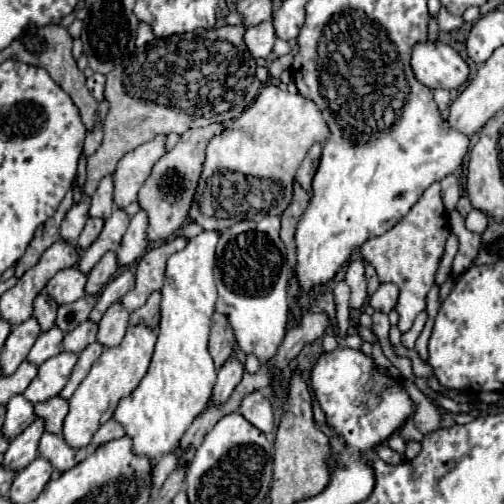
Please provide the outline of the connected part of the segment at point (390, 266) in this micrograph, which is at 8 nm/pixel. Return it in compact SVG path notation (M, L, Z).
M439 182L431 184L417 204L403 216L391 230L381 236L369 238L361 248L361 256L367 264L371 264L381 282L393 282L399 288L399 300L395 310L399 312L399 330L407 332L419 312L425 310L425 296L435 284L435 274L439 268L439 260L443 256L445 240L451 234L449 216L443 208Z

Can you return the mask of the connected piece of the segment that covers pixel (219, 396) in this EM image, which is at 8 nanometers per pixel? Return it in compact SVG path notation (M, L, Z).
M229 358L221 370L217 372L217 382L213 388L213 398L211 404L213 406L221 406L231 398L231 392L235 390L235 386L241 382L243 376L243 366L237 358Z

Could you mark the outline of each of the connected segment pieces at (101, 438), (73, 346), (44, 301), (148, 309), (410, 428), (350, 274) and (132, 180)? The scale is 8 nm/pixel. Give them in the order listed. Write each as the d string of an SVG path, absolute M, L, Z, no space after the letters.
M113 418L111 420L107 420L99 430L97 430L97 434L93 436L93 446L101 446L101 444L105 444L105 442L109 442L109 440L115 440L115 438L121 438L121 436L125 436L125 430L123 430L123 426L119 426L119 422L115 422Z
M87 320L83 324L79 324L73 332L65 334L63 338L63 350L67 352L83 352L91 342L95 342L95 336L97 336L97 324Z
M39 294L33 302L33 318L39 322L43 332L55 326L55 316L57 316L57 304L47 294Z
M153 292L149 296L149 300L145 302L145 306L137 308L135 312L131 312L129 316L129 324L131 326L147 326L147 328L157 328L159 326L159 300L161 300L161 294L159 292Z
M407 420L407 424L399 430L399 436L405 438L405 440L415 440L415 442L421 442L423 440L423 434L415 428L415 424L411 420Z
M351 260L345 272L345 280L351 286L351 300L349 306L353 310L363 310L367 298L367 280L365 280L365 266L361 260Z
M155 136L153 140L127 152L115 170L115 190L113 202L119 208L129 206L137 200L137 192L151 174L153 164L165 154L165 136Z

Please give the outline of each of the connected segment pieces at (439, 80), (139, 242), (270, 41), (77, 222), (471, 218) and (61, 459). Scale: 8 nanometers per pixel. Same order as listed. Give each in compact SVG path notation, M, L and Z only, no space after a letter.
M425 42L413 46L411 68L419 82L435 88L457 90L469 78L469 66L459 52L443 42Z
M139 210L131 222L129 228L121 240L121 246L117 250L117 262L121 266L135 264L147 250L147 214Z
M267 20L267 22L261 22L259 26L251 26L245 30L245 44L251 52L253 58L267 58L271 56L271 50L273 50L273 44L275 44L275 30L273 30L273 24Z
M79 202L79 204L73 204L73 208L65 214L63 222L61 222L61 228L59 228L59 234L61 234L61 240L65 242L77 242L85 222L87 222L87 210L89 210L89 204L87 202Z
M471 210L471 212L467 214L465 222L467 222L467 228L469 228L471 232L477 232L477 234L481 234L481 232L487 228L487 222L489 222L489 218L487 218L483 212L479 212L479 210Z
M45 432L41 436L41 442L39 442L39 456L41 458L47 458L51 462L51 466L63 474L69 468L73 468L75 464L79 464L87 456L87 450L71 448L63 440L63 436Z

